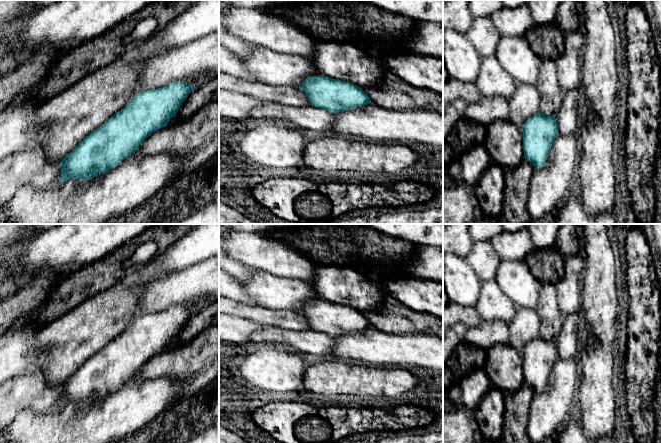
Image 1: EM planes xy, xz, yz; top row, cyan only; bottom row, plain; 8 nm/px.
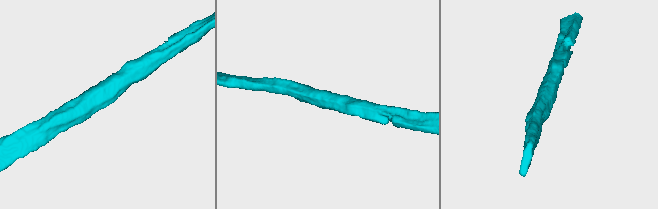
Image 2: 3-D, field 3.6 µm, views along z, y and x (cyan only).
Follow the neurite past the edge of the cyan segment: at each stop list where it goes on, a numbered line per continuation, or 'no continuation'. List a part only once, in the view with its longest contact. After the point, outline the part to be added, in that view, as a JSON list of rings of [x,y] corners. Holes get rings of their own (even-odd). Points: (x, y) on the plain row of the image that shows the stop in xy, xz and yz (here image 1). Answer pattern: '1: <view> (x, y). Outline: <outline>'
no continuation

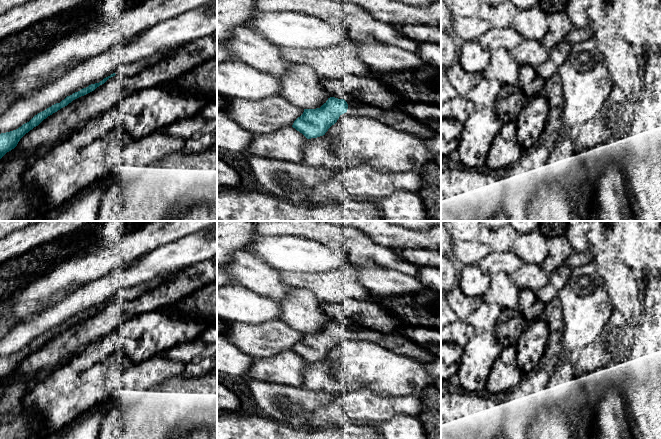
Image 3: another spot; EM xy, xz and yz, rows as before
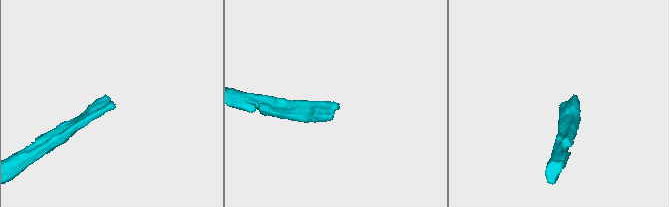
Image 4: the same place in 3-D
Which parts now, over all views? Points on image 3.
1: xz (351, 326). Outline: [[[344,322],[344,324],[347,326],[348,330],[356,330],[356,329],[361,328],[361,326],[355,324],[355,323]]]

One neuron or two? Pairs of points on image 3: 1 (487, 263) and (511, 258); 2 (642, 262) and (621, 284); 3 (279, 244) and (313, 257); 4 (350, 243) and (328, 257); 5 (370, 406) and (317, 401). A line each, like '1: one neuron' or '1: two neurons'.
1: one neuron
2: two neurons
3: one neuron
4: two neurons
5: two neurons

